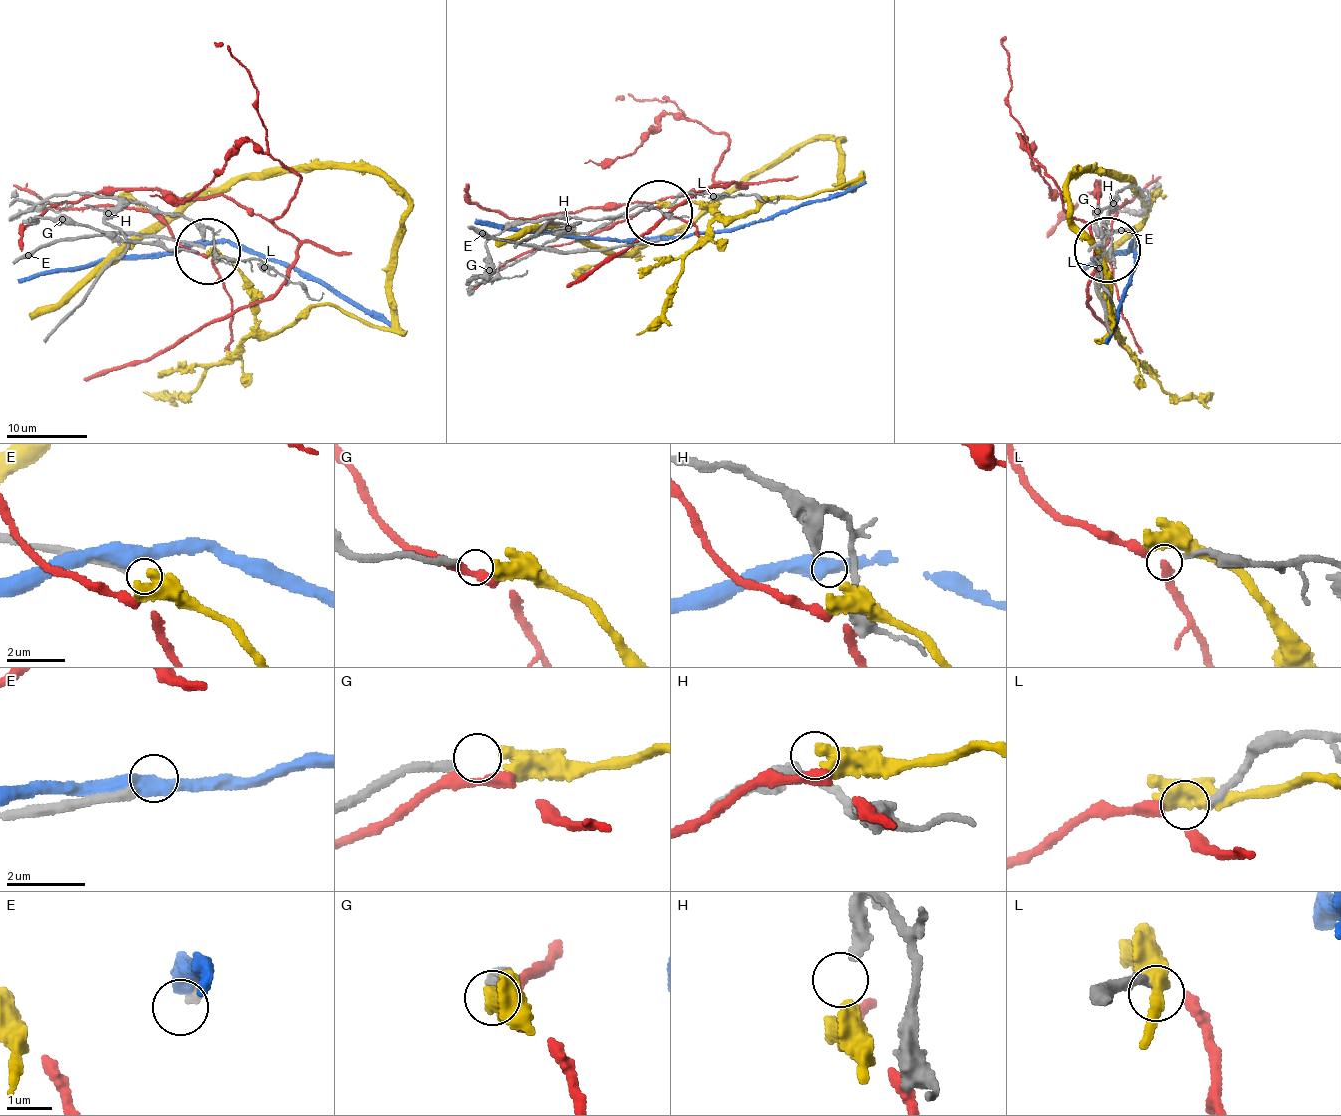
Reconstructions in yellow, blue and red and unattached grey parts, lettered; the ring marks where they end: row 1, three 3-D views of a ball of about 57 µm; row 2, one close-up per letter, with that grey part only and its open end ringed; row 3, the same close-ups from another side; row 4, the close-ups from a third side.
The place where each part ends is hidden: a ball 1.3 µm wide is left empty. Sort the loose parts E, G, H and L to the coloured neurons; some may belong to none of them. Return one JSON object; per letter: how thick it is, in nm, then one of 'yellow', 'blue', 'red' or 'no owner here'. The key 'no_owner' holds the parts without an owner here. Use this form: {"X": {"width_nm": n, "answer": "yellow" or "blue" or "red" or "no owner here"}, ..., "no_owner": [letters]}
{"E": {"width_nm": 280, "answer": "no owner here"}, "G": {"width_nm": 260, "answer": "yellow"}, "H": {"width_nm": 320, "answer": "no owner here"}, "L": {"width_nm": 180, "answer": "red"}, "no_owner": ["E", "H"]}

